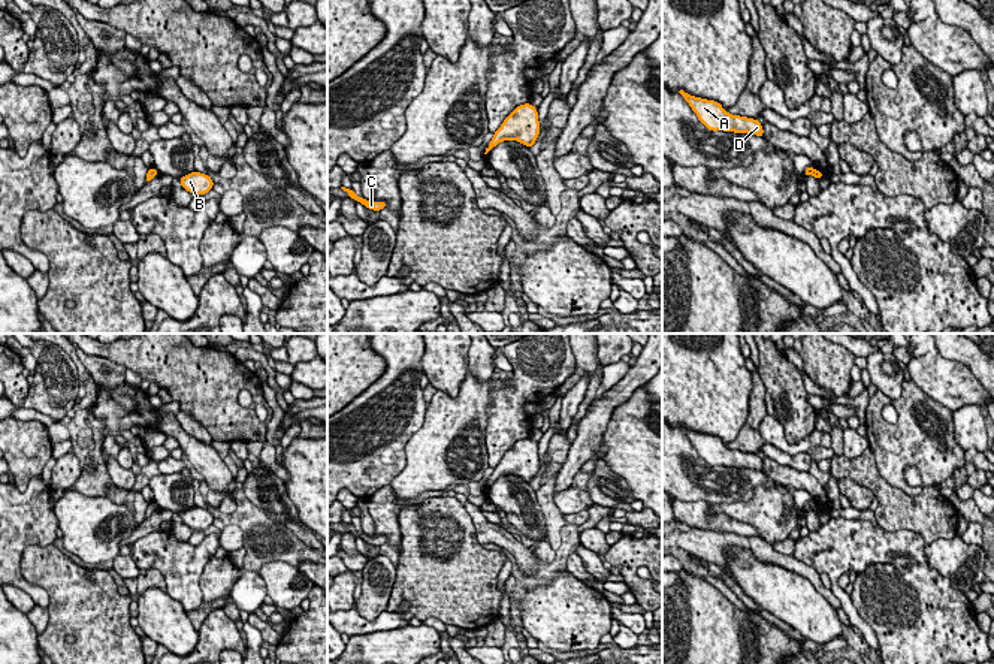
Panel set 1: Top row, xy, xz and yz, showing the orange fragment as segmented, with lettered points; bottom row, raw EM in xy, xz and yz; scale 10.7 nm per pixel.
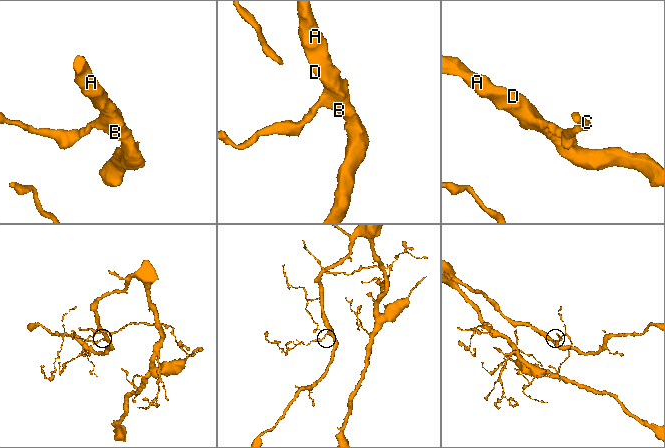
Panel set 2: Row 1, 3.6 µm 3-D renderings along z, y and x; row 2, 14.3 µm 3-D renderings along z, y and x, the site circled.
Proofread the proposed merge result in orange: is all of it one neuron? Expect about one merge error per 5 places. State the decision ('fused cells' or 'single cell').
single cell

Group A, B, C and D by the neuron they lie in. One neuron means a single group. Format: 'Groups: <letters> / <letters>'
Groups: A B C D

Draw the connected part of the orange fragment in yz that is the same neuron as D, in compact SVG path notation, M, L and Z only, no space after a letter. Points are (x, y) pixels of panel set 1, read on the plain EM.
M679 426L689 438L698 455L711 467L723 465L734 468L749 468L764 473L762 459L755 453L728 449L719 437L691 431Z

